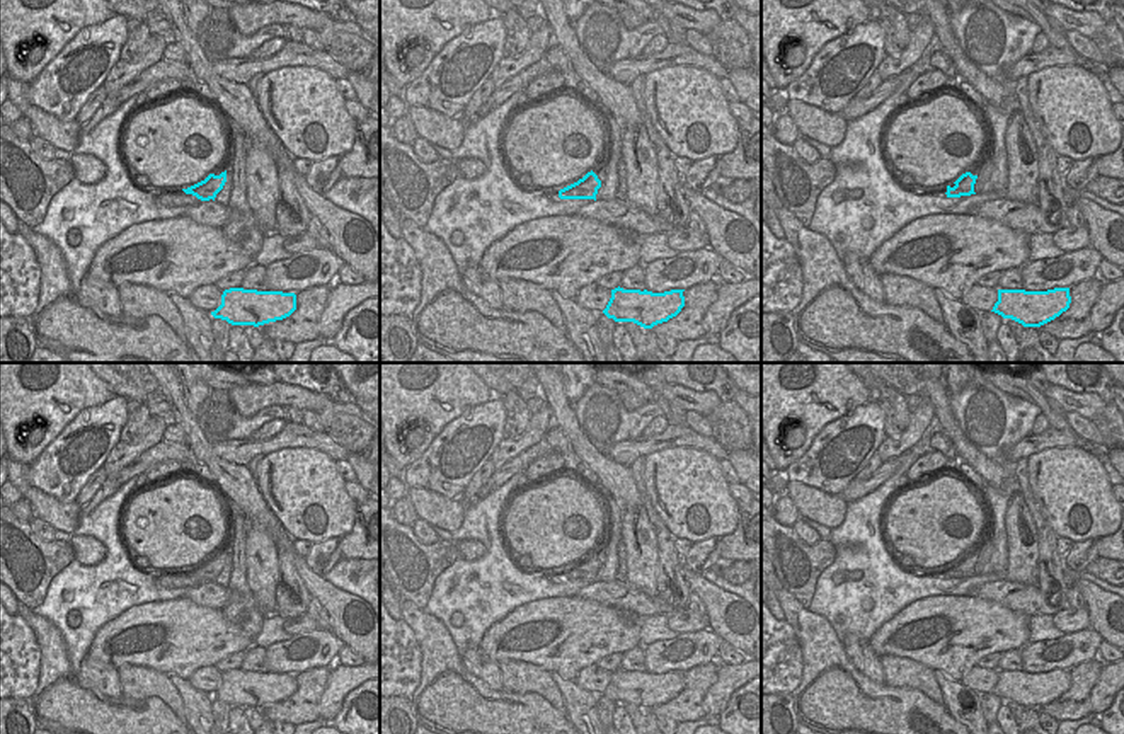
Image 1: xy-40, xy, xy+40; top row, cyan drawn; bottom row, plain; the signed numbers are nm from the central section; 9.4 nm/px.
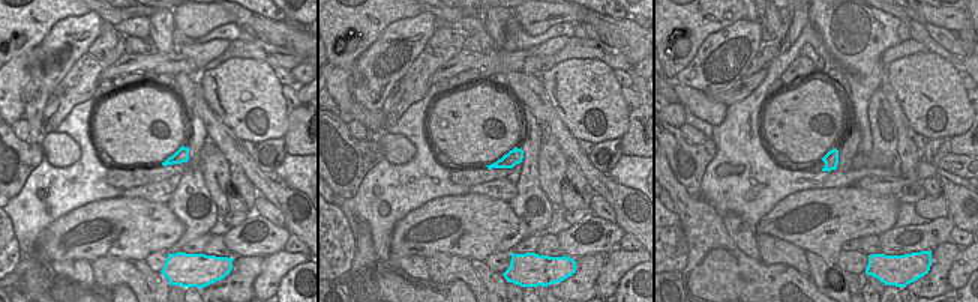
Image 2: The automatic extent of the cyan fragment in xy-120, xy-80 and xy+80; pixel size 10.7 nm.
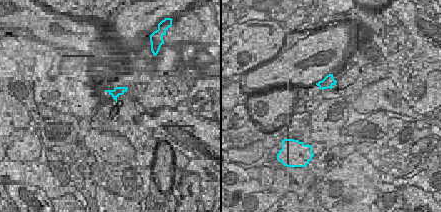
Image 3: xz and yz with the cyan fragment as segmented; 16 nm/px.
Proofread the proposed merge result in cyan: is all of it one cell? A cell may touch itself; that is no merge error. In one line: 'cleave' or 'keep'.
cleave

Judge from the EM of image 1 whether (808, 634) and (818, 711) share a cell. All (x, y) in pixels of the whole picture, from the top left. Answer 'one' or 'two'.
one

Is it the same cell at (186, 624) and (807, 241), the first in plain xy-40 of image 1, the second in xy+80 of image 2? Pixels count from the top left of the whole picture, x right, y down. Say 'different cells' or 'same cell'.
same cell

